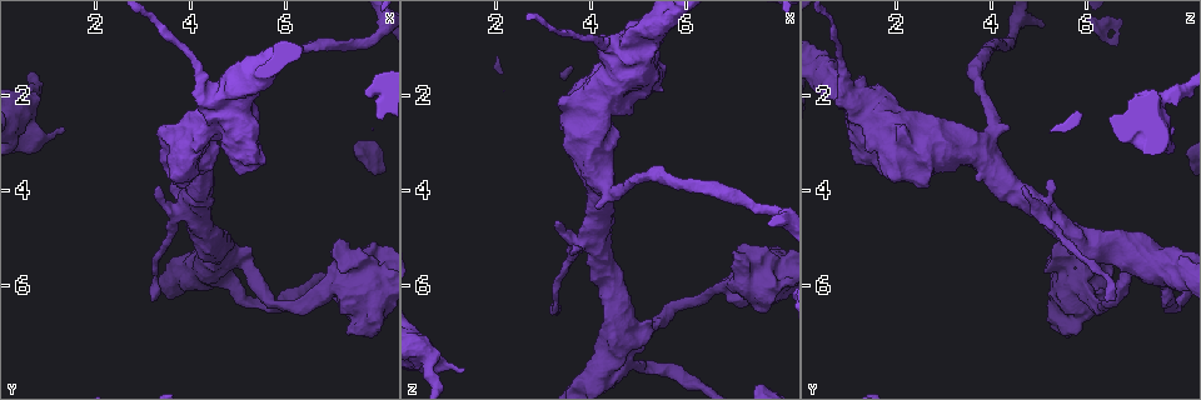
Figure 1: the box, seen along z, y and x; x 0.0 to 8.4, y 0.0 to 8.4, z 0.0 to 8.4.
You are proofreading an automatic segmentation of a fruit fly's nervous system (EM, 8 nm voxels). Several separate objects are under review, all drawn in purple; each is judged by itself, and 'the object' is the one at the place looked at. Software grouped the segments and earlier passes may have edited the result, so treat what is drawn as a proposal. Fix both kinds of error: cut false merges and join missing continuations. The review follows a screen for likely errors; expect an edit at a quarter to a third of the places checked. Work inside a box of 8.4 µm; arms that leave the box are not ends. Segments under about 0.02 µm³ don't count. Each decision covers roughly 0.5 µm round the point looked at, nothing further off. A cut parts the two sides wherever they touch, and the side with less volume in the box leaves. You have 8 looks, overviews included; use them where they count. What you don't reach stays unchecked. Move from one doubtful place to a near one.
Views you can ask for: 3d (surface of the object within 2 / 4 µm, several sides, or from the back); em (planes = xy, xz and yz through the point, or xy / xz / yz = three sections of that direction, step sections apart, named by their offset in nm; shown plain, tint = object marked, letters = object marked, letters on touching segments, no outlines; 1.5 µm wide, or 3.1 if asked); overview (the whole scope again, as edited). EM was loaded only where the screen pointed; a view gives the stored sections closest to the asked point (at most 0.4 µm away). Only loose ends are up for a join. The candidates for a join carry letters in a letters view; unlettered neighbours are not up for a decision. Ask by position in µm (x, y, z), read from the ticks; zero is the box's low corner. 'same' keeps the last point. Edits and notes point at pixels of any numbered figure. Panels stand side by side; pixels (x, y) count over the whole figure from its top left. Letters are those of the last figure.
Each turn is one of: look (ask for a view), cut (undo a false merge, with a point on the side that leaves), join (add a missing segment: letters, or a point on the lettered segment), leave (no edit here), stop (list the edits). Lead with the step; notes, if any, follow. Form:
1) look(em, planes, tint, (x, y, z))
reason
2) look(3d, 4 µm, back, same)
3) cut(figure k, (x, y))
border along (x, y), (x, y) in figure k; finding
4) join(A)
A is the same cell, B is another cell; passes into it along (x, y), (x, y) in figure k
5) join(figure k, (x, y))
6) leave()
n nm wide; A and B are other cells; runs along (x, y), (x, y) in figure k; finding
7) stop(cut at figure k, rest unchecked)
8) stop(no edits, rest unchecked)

look(3d, 2 µm, (3.60, 4.90, 5.40))
sudden change in width

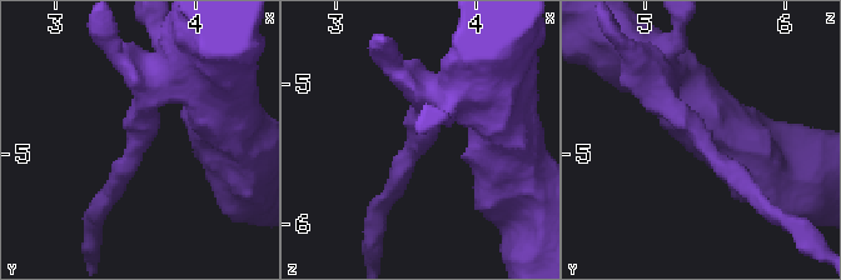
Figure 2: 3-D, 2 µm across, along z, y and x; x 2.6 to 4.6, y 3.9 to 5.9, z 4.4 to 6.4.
look(em, planes, letters, (3.56, 4.88, 5.40))

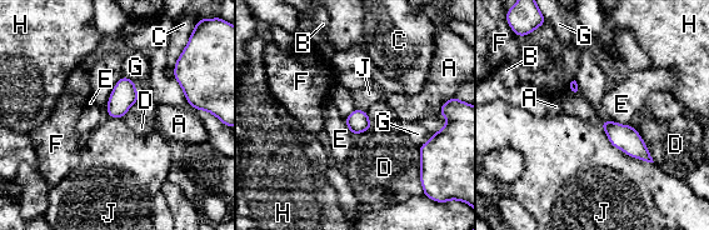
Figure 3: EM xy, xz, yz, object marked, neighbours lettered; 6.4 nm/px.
leave()
A, B, C, D, E, F, G, H and J are other cells; border along (599, 121), (617, 121), (630, 125) in figure 3; one neuron here

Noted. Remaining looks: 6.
look(em, planes, letters, (5.25, 6.35, 7.75))

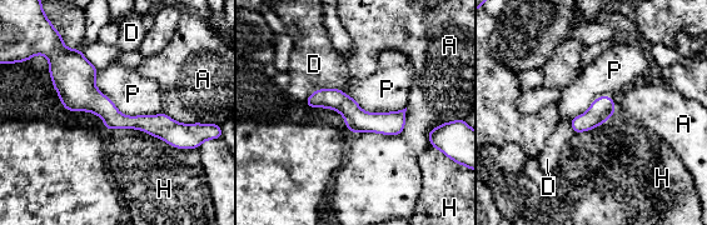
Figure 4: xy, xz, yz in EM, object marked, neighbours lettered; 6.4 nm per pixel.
leave()
A, D, H and P are other cells; border along (96, 70), (122, 113), (163, 113) in figure 4; all the same neuron

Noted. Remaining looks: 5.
look(em, planes, letters, (1.35, 2.70, 7.75))
free end

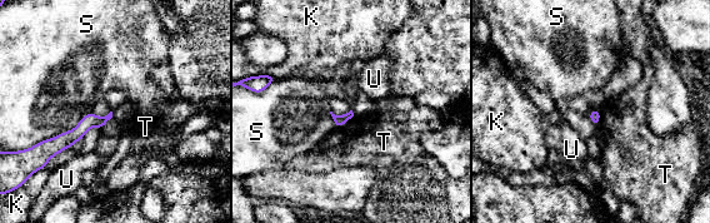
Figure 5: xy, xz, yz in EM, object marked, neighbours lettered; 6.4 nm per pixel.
leave()
S touches over 440 nm; K, S, T and U are other cells; no lettered segment goes on from it

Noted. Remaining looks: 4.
stop(no edits, rest unchecked)

